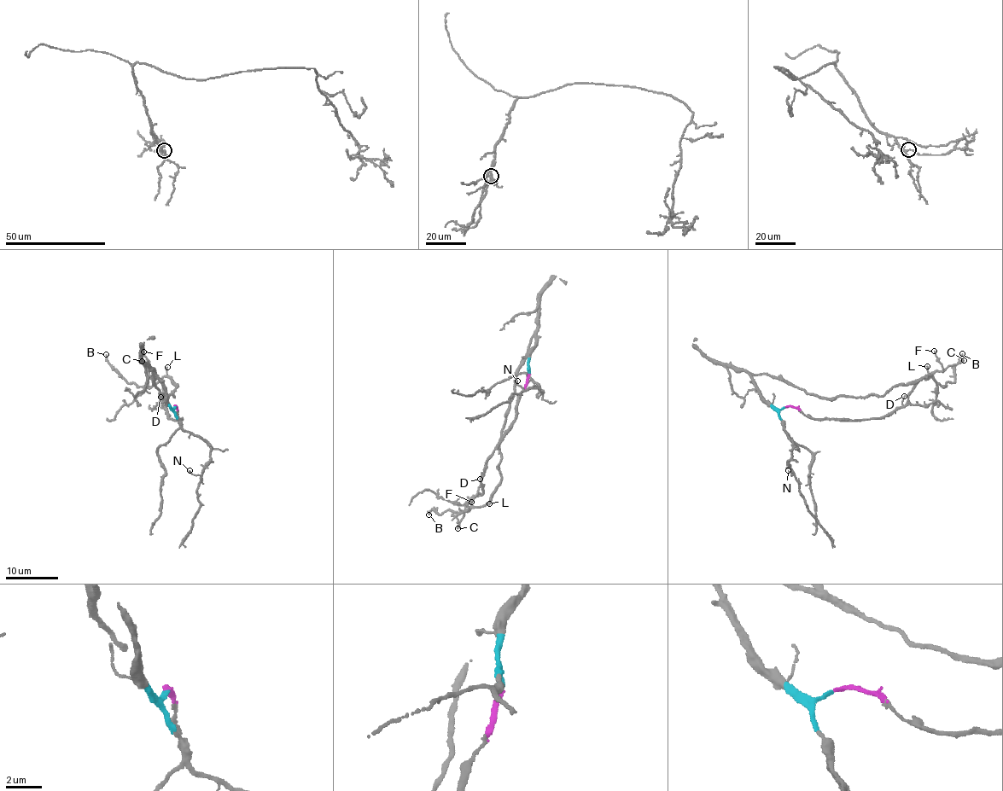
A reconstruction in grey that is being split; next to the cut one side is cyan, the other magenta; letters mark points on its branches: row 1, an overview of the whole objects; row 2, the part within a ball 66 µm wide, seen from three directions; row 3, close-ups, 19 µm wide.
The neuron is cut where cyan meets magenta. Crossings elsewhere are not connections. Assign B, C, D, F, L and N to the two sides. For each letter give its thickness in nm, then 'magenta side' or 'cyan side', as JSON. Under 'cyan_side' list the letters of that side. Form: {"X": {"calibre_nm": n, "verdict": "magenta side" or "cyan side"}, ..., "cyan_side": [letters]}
{"B": {"calibre_nm": 130, "verdict": "cyan side"}, "C": {"calibre_nm": 420, "verdict": "magenta side"}, "D": {"calibre_nm": 80, "verdict": "magenta side"}, "F": {"calibre_nm": 100, "verdict": "magenta side"}, "L": {"calibre_nm": 140, "verdict": "cyan side"}, "N": {"calibre_nm": 120, "verdict": "cyan side"}, "cyan_side": ["B", "L", "N"]}

